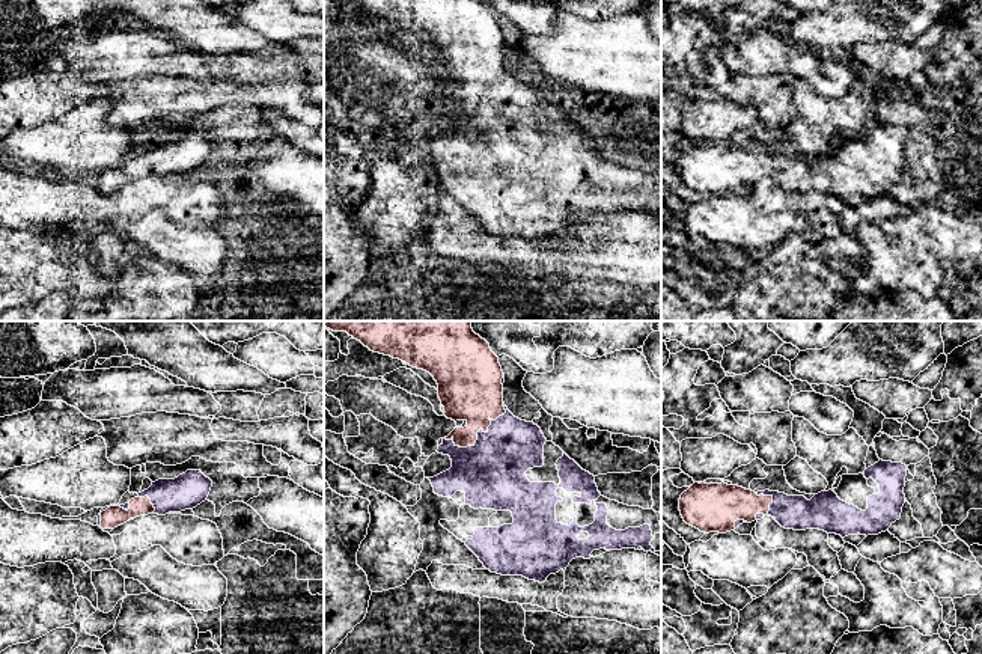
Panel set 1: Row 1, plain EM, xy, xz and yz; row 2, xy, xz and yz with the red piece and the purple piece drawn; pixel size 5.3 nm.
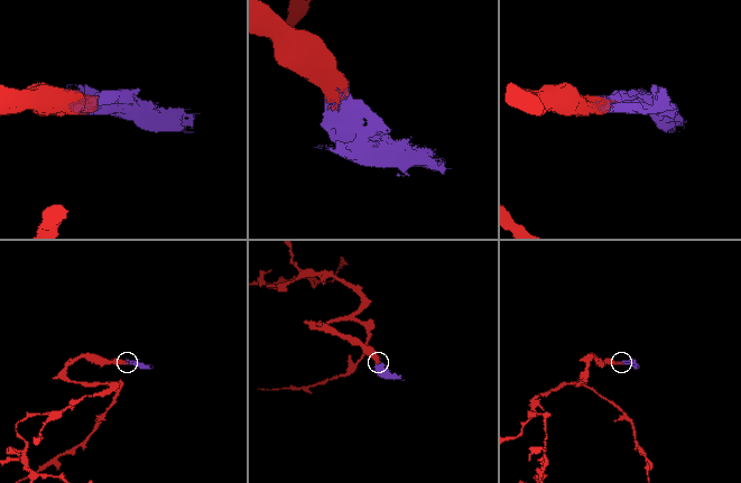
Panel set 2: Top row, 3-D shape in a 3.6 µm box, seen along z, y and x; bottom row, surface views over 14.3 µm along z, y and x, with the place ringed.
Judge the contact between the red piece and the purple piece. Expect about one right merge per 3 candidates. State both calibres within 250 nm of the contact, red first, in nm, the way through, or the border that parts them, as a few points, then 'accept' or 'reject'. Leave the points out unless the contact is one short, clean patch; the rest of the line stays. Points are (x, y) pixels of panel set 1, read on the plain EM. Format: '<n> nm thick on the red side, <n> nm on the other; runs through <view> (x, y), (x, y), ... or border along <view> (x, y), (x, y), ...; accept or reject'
340 nm thick on the red side, 360 nm on the other; accept

